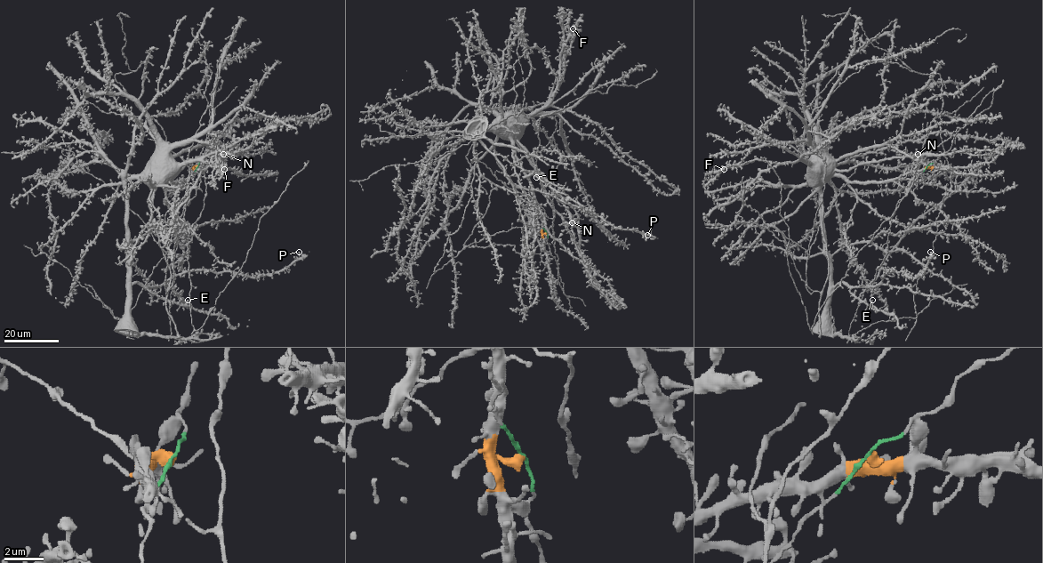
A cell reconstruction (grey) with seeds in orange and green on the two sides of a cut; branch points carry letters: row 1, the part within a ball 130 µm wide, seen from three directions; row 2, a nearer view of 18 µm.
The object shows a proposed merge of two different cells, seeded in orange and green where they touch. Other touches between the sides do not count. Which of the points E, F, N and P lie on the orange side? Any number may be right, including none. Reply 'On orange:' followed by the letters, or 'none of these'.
On orange: F, N

